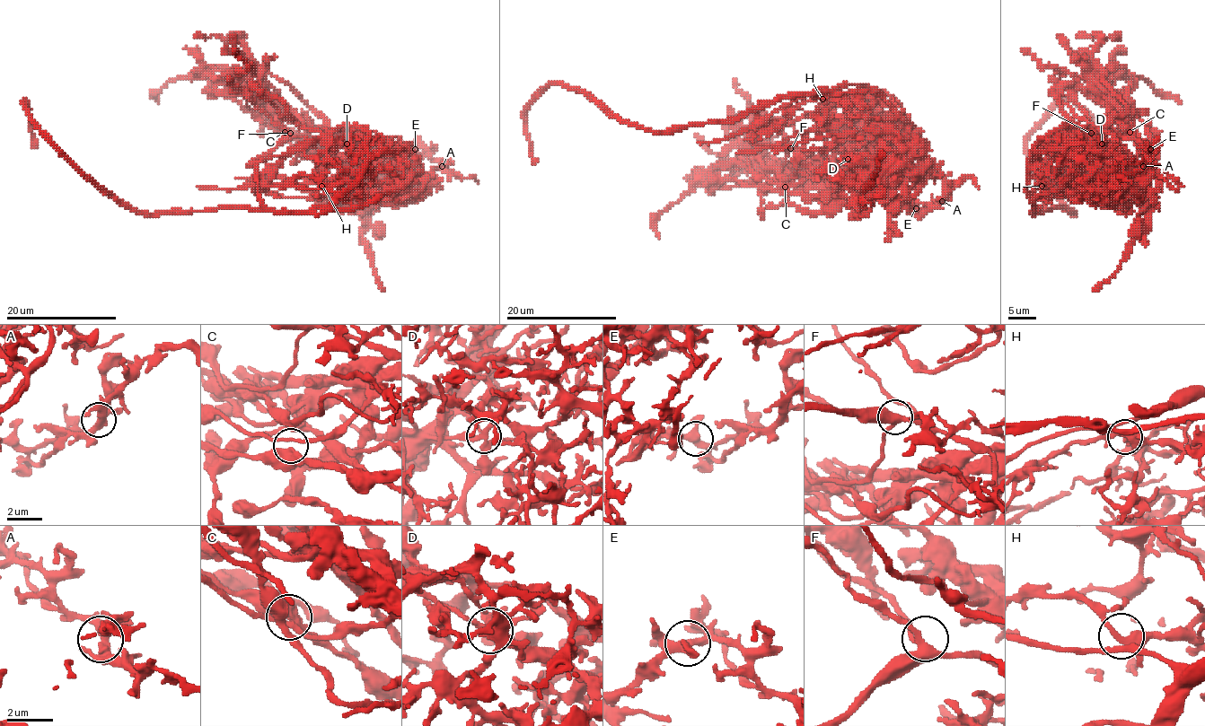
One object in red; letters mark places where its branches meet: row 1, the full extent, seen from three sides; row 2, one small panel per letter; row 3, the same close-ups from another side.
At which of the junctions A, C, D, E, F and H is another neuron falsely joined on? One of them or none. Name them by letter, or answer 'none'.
none

